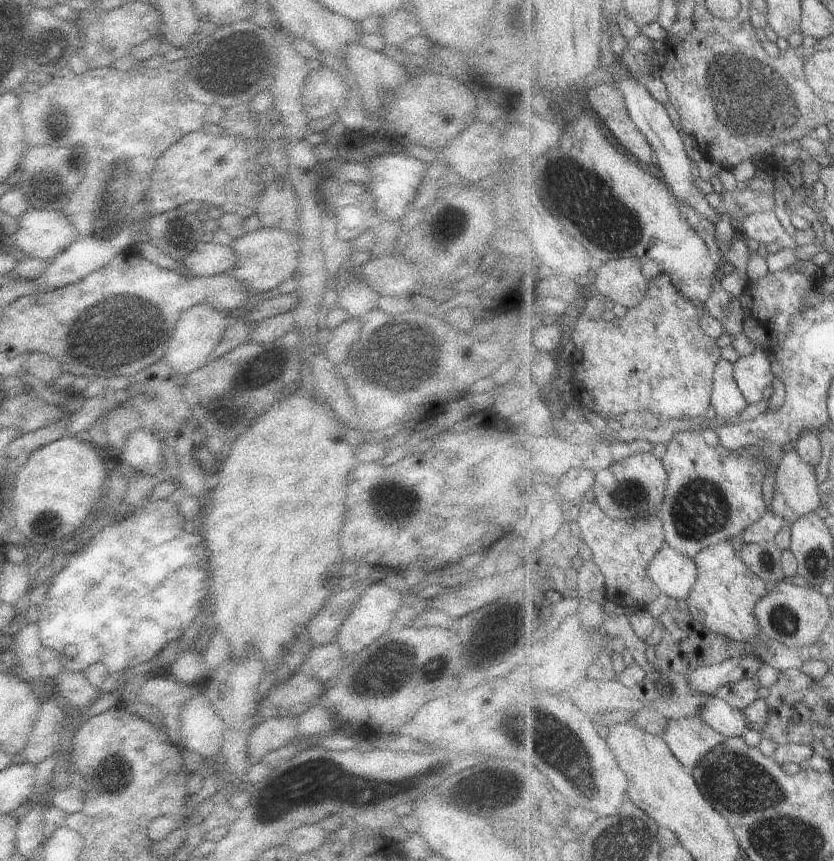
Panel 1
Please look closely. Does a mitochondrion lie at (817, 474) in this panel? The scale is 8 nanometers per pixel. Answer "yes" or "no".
no

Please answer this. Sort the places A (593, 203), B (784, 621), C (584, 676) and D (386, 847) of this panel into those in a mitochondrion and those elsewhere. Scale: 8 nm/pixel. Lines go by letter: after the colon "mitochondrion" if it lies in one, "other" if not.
A: mitochondrion
B: mitochondrion
C: other
D: other

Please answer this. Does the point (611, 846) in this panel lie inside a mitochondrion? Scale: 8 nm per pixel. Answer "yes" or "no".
yes

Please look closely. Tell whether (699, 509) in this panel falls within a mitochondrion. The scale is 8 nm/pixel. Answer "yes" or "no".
yes

